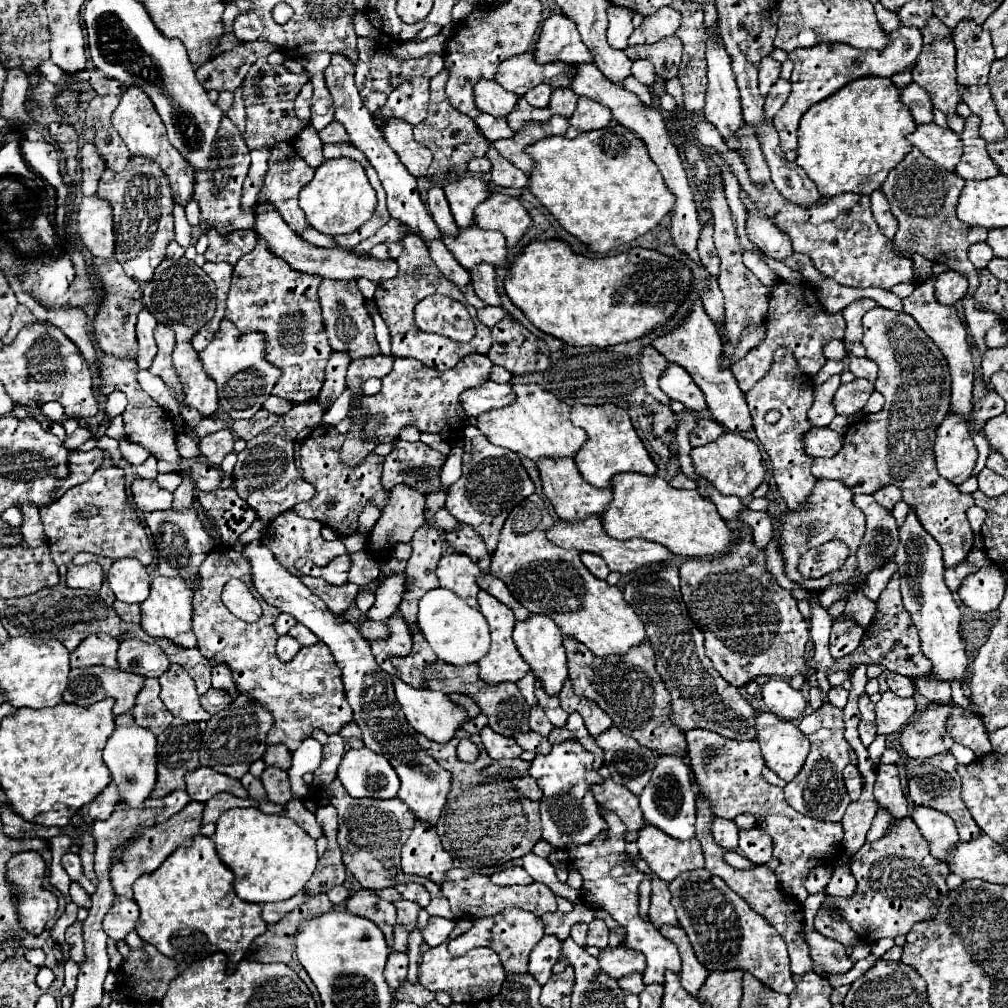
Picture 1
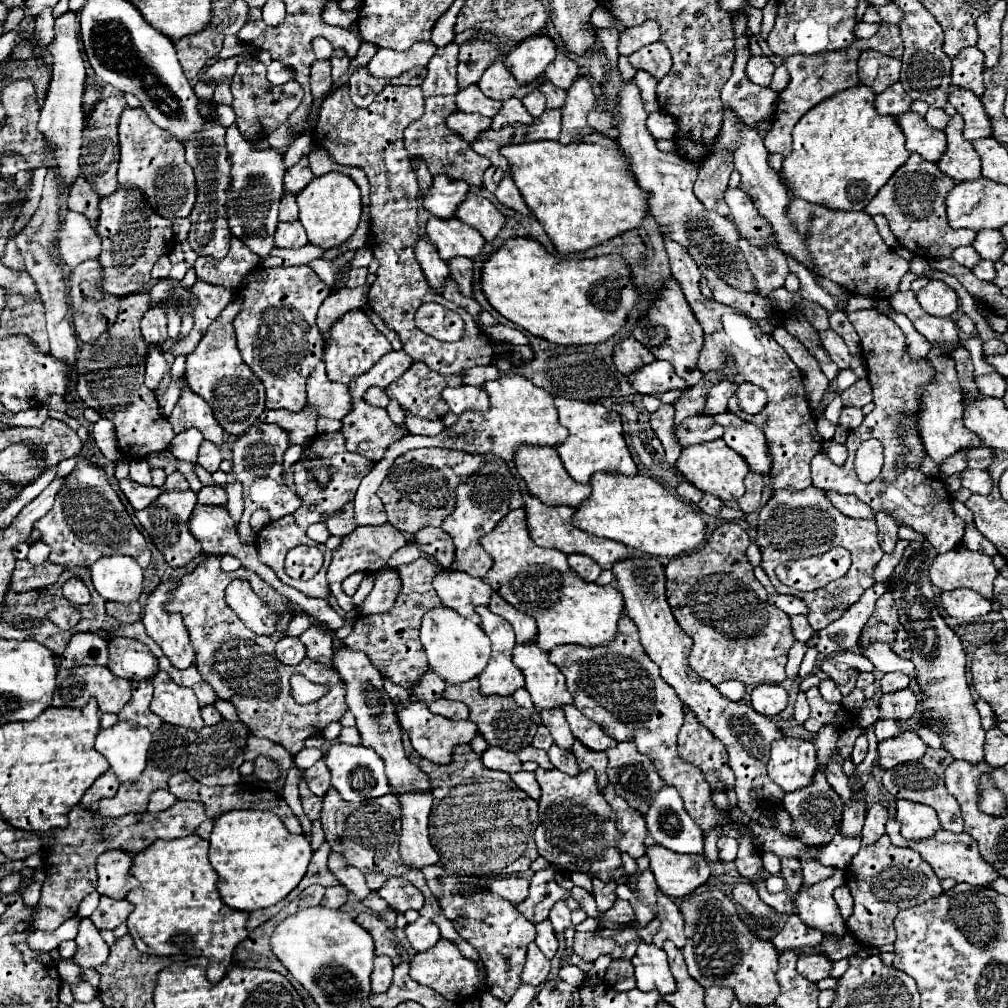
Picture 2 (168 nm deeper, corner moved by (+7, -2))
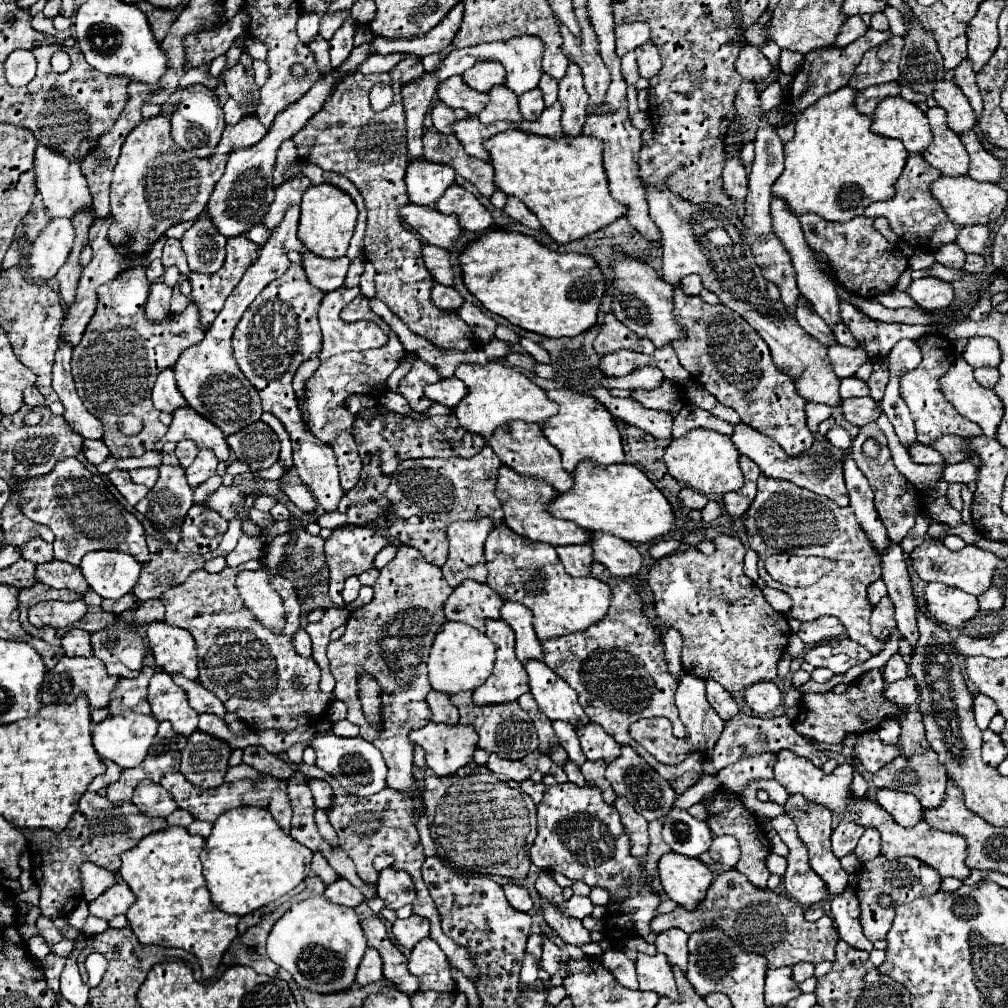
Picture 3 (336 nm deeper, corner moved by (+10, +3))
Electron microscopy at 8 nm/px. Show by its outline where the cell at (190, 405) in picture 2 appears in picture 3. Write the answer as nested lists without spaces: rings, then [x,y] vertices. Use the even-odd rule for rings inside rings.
[[[179,407],[173,411],[173,421],[169,425],[165,437],[159,440],[153,450],[161,451],[166,442],[179,442],[181,439],[193,439],[199,449],[207,447],[213,449],[219,461],[229,461],[229,445],[225,441],[225,435],[219,427],[209,423],[203,415],[199,415],[193,407]]]

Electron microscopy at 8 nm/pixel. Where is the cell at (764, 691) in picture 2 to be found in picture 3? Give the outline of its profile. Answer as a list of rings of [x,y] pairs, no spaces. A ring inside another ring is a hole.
[[[759,681],[745,689],[745,701],[757,715],[767,715],[781,705],[783,693],[773,681]]]

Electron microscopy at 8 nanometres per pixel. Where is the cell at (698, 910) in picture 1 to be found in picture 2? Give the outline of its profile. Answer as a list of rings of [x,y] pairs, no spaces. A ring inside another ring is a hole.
[[[696,890],[682,906],[686,946],[682,950],[688,974],[704,988],[732,988],[744,1006],[768,1006],[780,992],[776,982],[778,954],[770,942],[758,940],[738,916],[734,902],[720,890]]]

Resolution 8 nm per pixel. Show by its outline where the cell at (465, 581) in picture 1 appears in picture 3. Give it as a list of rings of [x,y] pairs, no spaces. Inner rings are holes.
[[[463,581],[457,585],[445,601],[445,617],[451,621],[463,621],[479,631],[485,631],[485,619],[499,619],[499,607],[503,599],[487,585],[477,581]]]

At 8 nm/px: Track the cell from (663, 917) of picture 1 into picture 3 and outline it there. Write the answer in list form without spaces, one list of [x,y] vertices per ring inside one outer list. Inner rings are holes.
[[[667,929],[667,931],[661,931],[655,939],[655,947],[659,953],[665,953],[669,963],[671,965],[677,965],[681,967],[681,971],[685,971],[685,965],[687,965],[687,933],[683,929]]]

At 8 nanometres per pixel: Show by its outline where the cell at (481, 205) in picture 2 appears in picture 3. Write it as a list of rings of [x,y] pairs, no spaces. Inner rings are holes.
[[[451,185],[443,193],[443,197],[437,201],[435,209],[445,215],[455,213],[461,221],[461,227],[467,231],[481,233],[493,225],[491,213],[479,203],[479,199],[473,193],[469,193],[467,189],[459,185]]]

